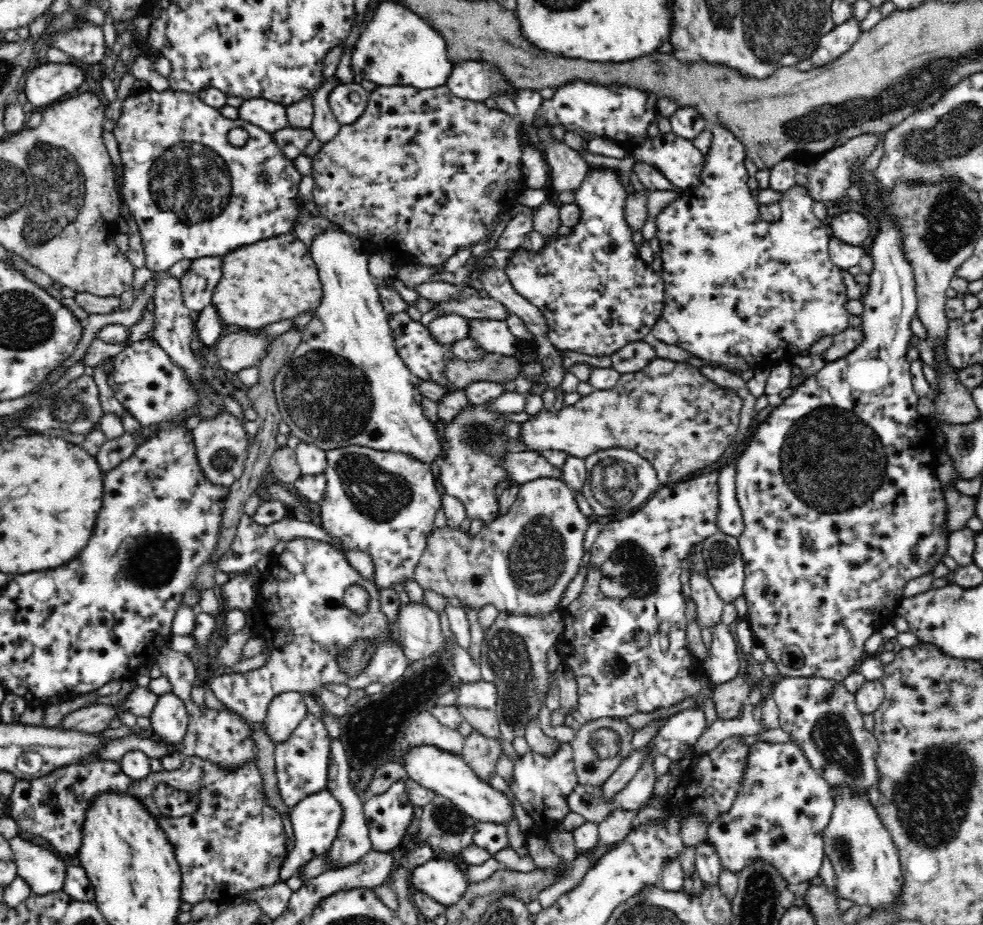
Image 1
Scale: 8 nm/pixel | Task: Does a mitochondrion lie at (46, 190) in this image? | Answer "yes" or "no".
yes

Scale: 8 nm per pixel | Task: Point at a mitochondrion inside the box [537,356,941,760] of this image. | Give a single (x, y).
(839, 459)

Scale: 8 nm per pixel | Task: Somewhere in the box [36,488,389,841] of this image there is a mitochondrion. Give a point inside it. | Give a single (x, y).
(153, 564)

